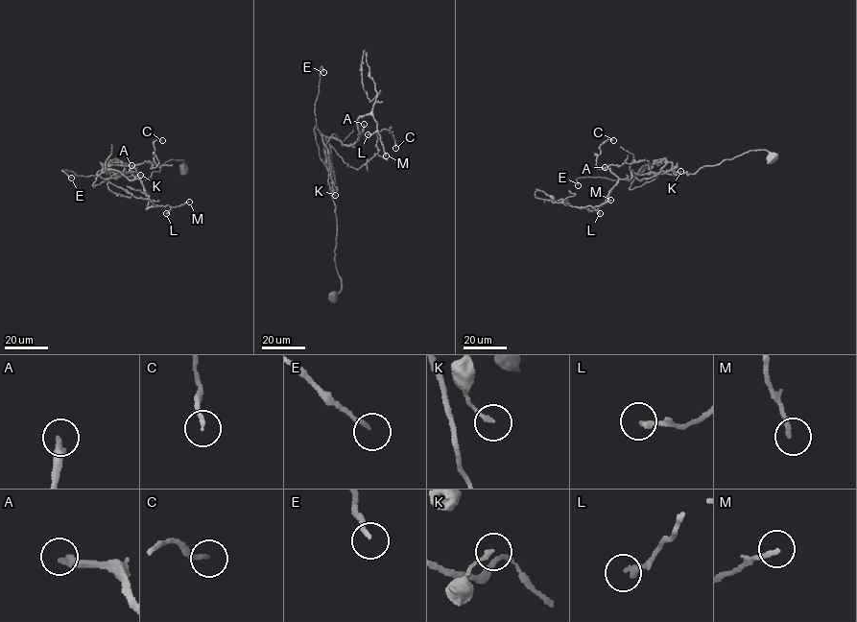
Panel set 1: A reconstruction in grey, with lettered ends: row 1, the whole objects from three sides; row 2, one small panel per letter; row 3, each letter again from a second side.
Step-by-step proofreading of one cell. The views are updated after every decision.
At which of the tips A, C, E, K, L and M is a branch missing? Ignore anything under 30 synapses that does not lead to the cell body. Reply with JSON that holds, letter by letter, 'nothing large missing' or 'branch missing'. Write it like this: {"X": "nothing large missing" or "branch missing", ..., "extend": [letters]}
{"A": "branch missing", "C": "nothing large missing", "E": "branch missing", "K": "nothing large missing", "L": "nothing large missing", "M": "nothing large missing", "extend": ["A", "E"]}

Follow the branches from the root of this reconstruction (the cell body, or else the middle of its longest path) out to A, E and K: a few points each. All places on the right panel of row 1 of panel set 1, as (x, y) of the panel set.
A: (773, 157), (767, 151), (749, 151), (692, 175), (659, 174), (631, 189), (632, 172), (627, 179), (605, 167)
E: (773, 157), (749, 151), (692, 175), (659, 174), (631, 189), (634, 178), (582, 177), (578, 185)
K: (773, 157), (767, 151), (749, 151), (692, 175), (660, 174), (629, 188), (634, 173), (680, 171)

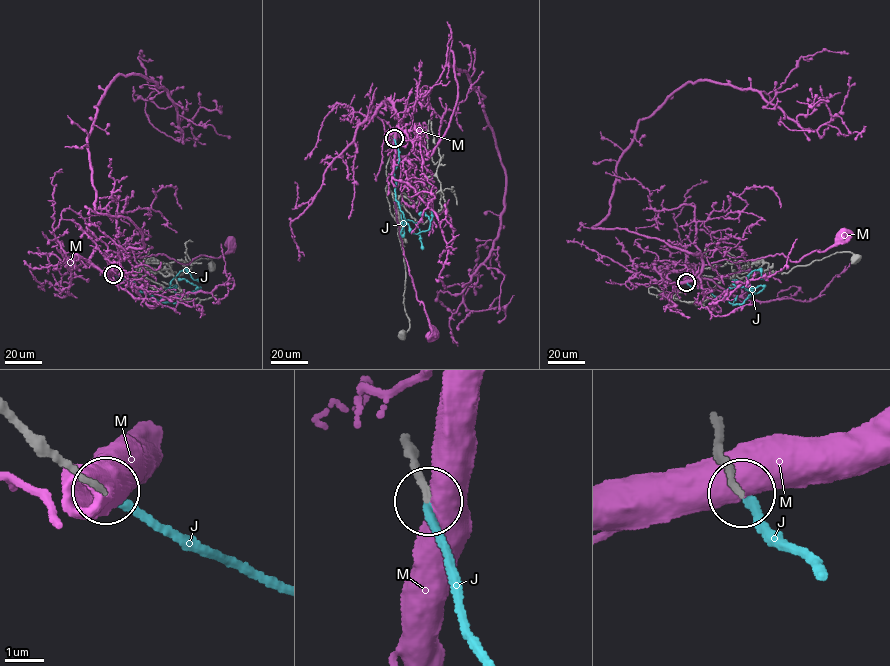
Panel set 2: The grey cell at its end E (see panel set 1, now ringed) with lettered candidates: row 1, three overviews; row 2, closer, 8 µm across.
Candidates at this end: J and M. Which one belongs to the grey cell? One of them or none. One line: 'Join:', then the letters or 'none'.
Join: J

